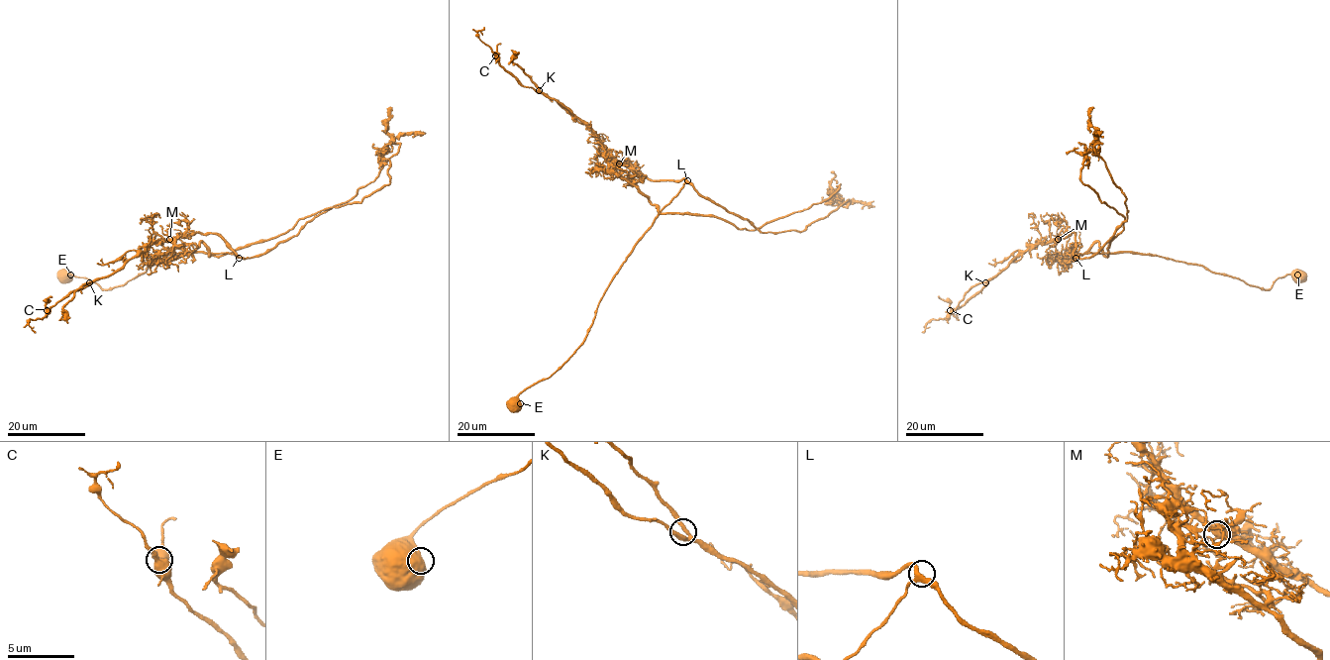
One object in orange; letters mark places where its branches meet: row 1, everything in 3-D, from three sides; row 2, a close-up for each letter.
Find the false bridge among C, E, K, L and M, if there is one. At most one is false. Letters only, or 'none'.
E

